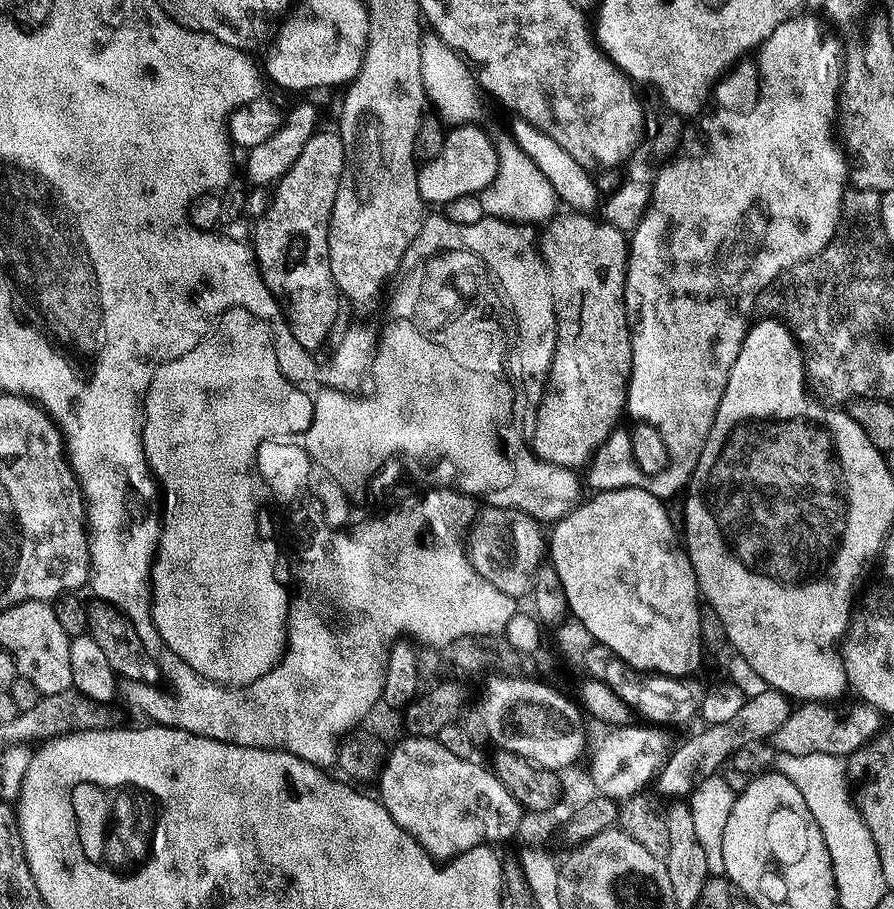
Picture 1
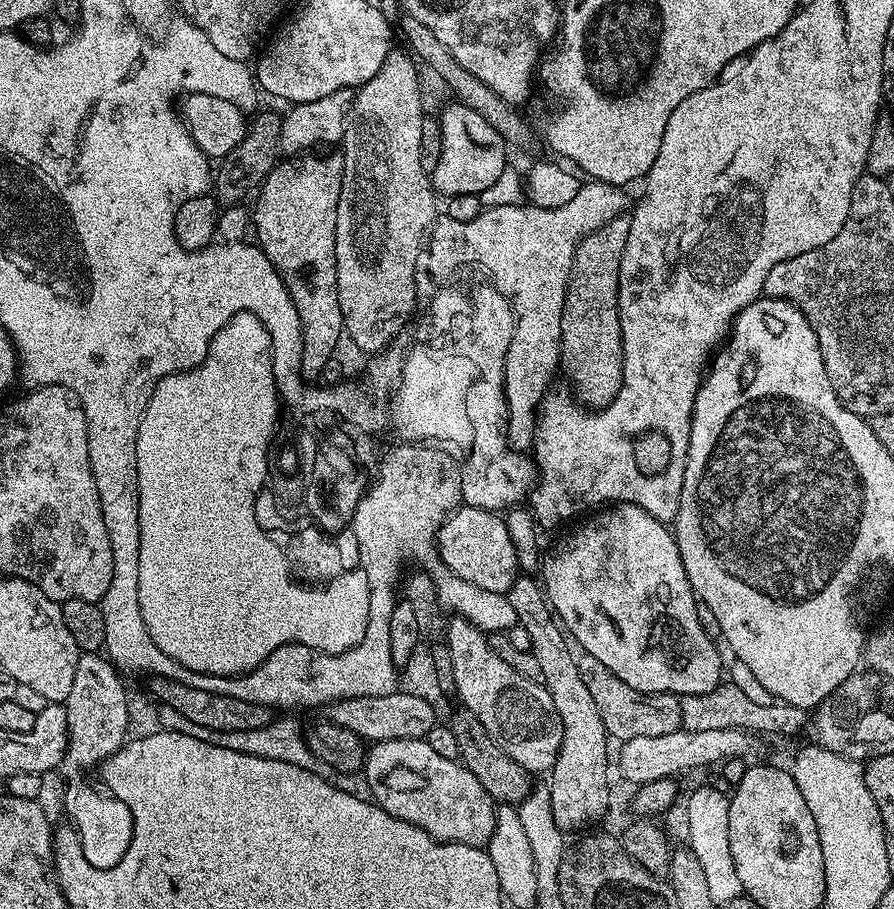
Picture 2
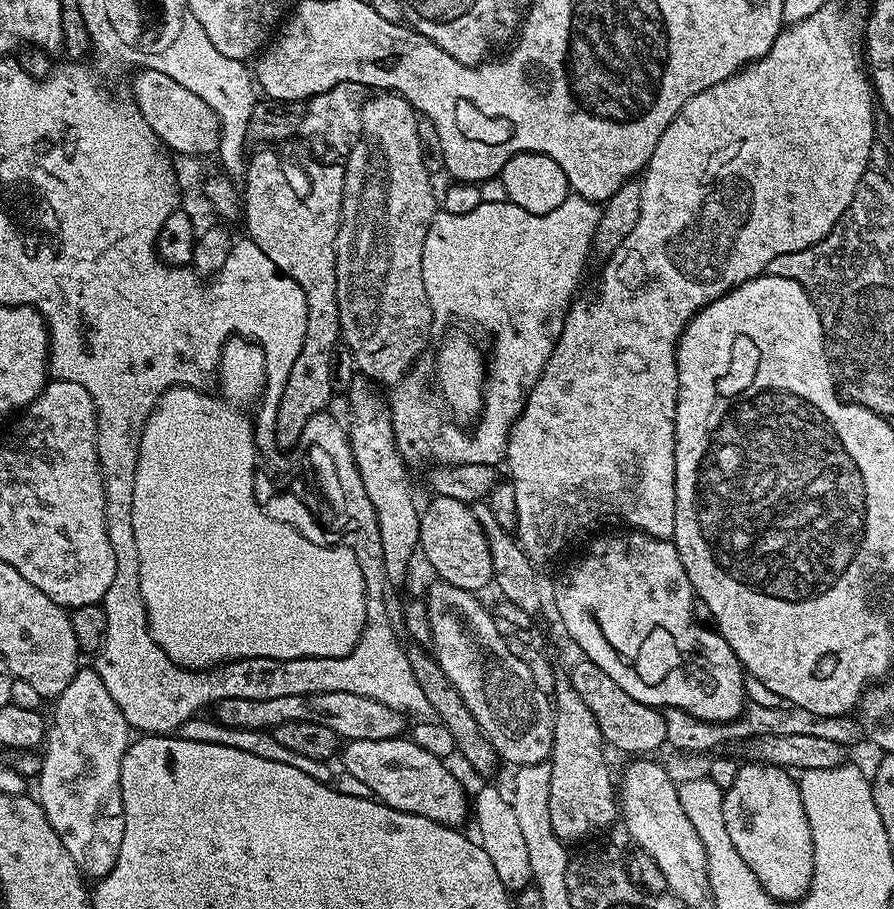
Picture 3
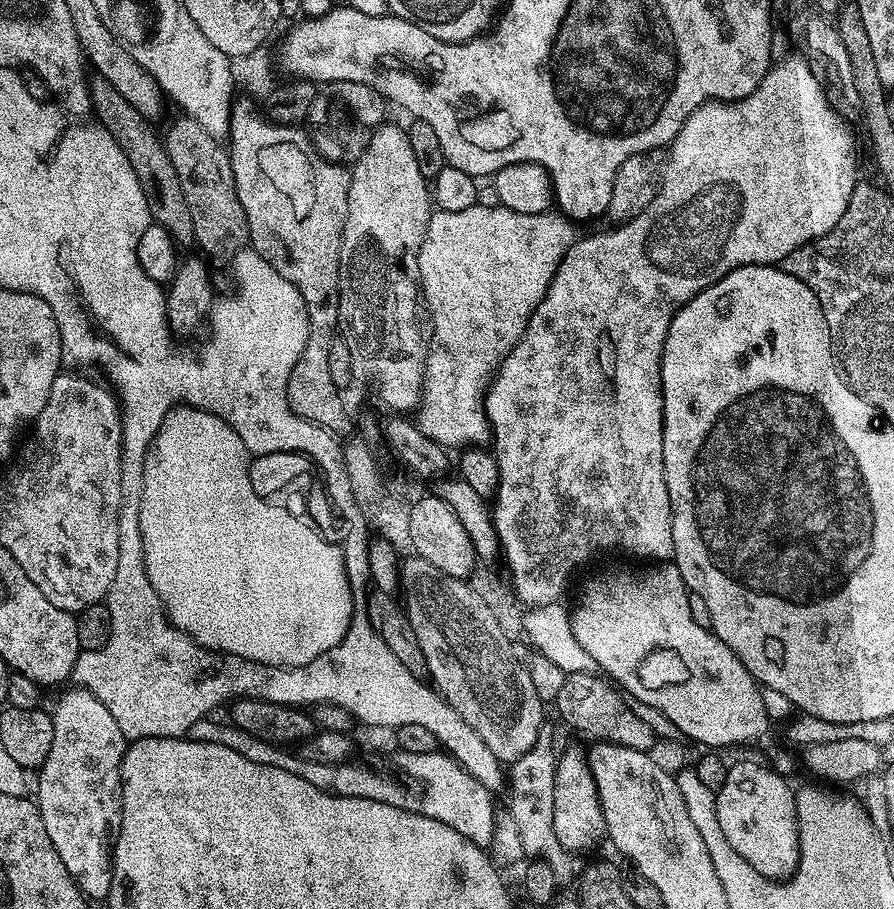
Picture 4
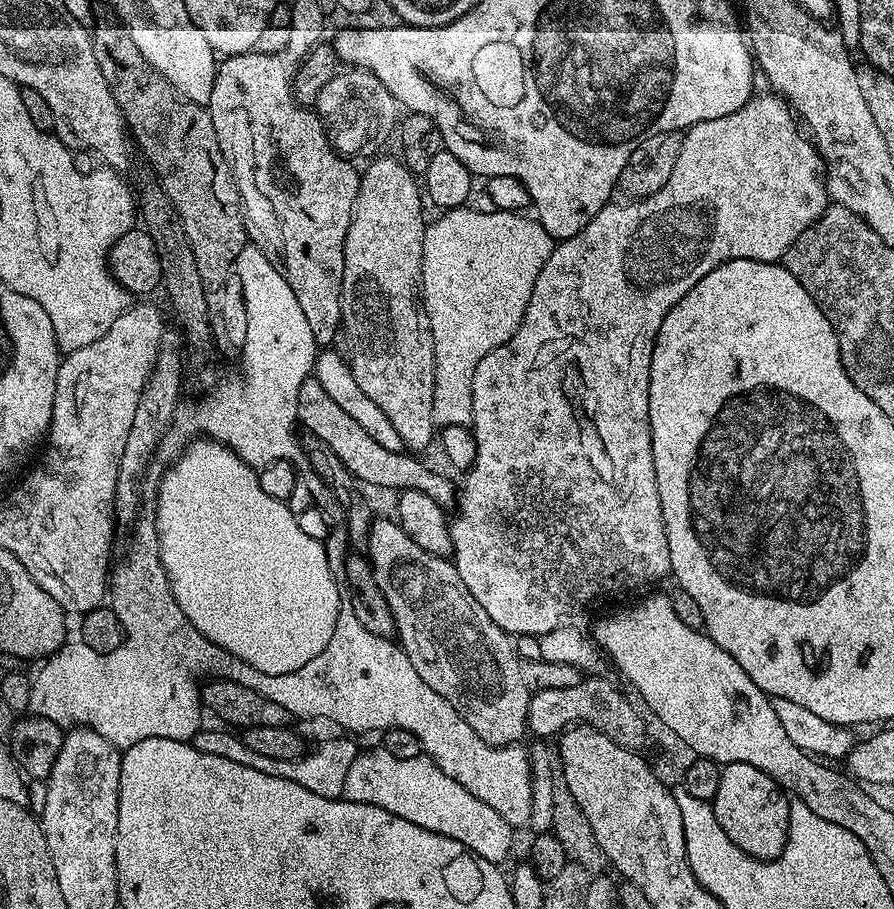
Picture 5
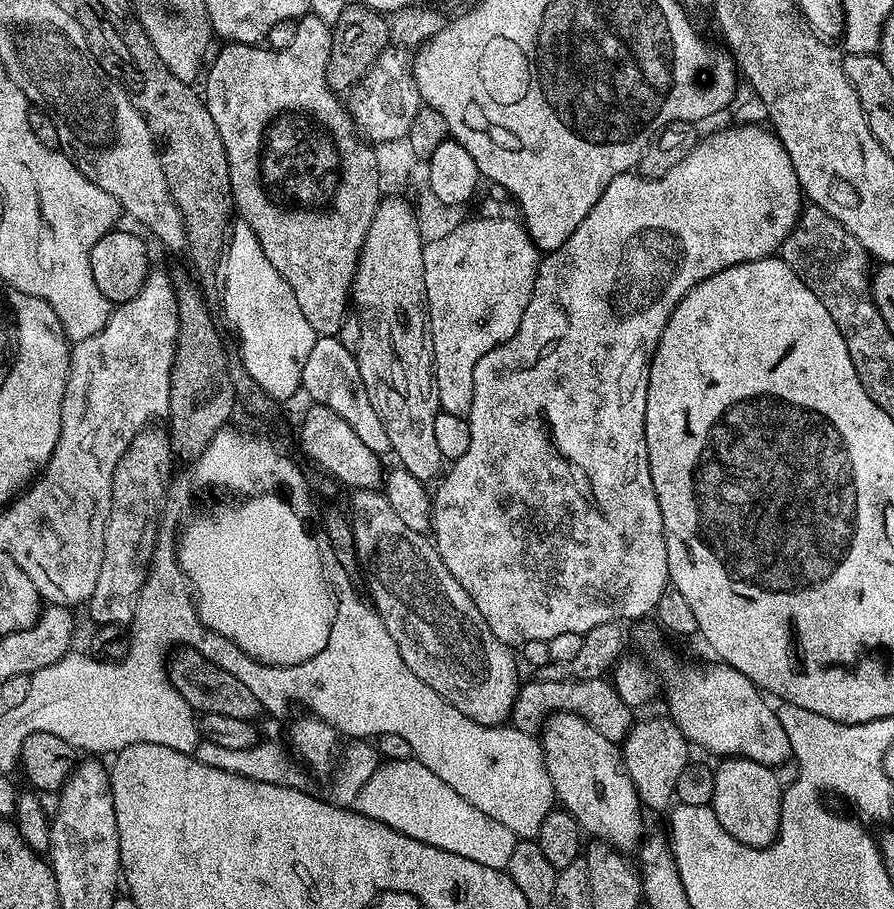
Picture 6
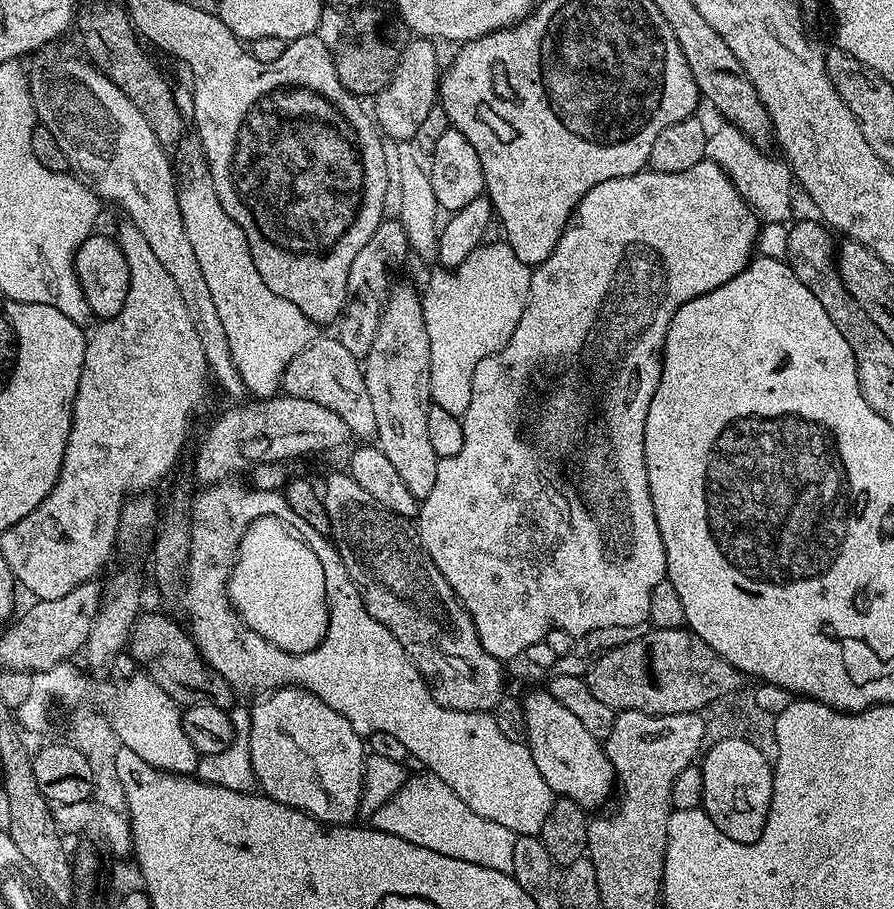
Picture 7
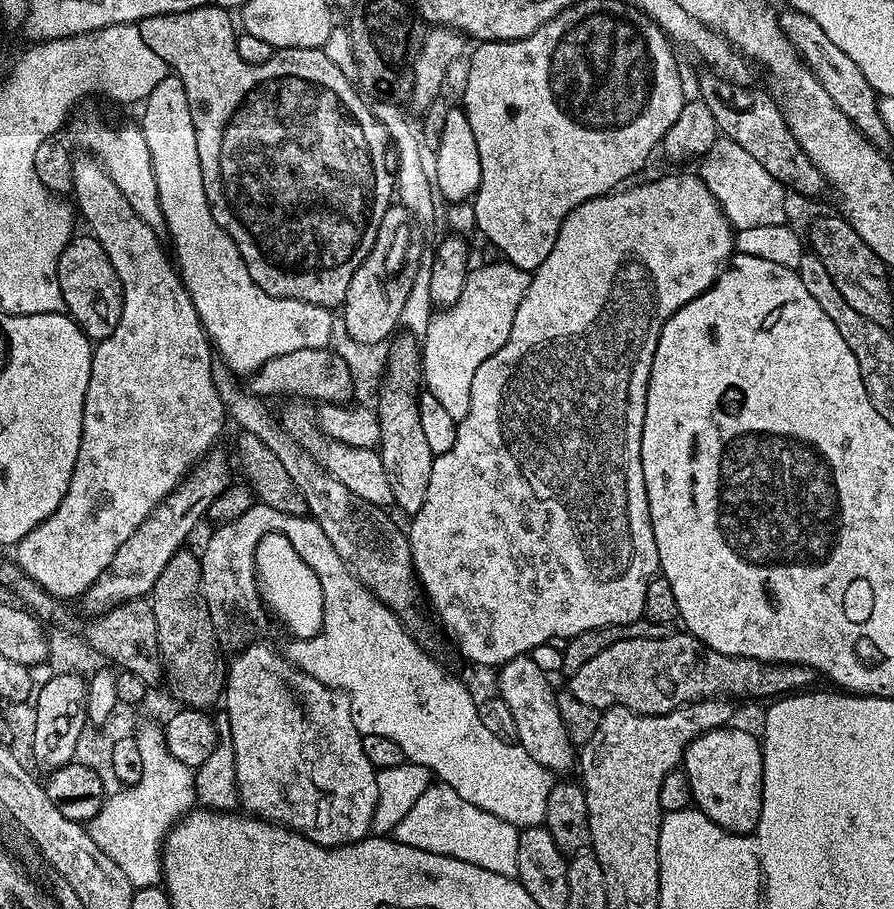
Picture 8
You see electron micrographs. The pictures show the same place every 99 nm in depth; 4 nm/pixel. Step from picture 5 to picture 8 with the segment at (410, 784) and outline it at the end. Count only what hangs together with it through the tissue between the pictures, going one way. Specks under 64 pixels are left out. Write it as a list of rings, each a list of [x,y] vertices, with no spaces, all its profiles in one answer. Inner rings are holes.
[[[433,782],[418,798],[410,812],[394,829],[394,838],[406,846],[426,850],[430,854],[442,854],[446,858],[458,858],[493,874],[515,878],[518,874],[518,838],[520,832],[510,822],[478,810],[462,794],[443,782]]]

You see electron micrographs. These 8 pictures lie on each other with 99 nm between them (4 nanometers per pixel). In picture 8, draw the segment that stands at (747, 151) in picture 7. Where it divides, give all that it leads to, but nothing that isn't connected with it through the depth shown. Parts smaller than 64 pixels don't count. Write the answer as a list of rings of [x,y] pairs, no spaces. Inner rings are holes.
[[[717,137],[714,145],[699,163],[698,175],[714,194],[733,229],[740,231],[757,226],[776,226],[787,223],[787,191],[783,184],[769,173],[746,150],[732,139]]]

